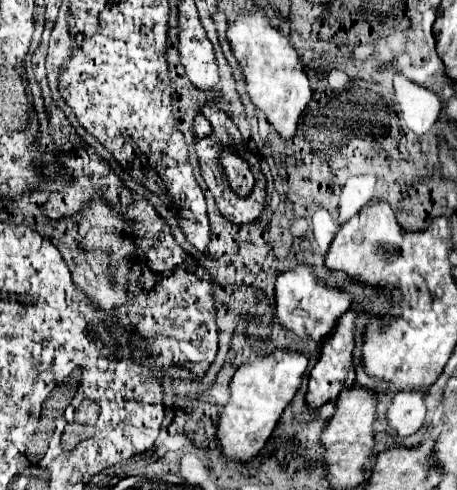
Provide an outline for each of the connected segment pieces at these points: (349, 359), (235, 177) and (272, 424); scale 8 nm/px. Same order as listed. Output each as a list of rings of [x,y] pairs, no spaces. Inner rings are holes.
[[[358,302],[352,304],[352,308],[338,318],[332,334],[328,334],[322,340],[320,360],[310,372],[310,384],[308,384],[308,394],[306,394],[306,402],[312,408],[320,408],[324,402],[336,400],[342,390],[352,388],[354,378],[356,378],[356,372],[354,372],[354,346],[356,346],[354,344],[354,332],[356,332],[356,318],[360,316],[362,310],[364,310],[362,304],[358,304]]]
[[[226,150],[222,154],[222,162],[220,164],[226,170],[230,188],[234,188],[234,192],[238,192],[240,196],[248,196],[252,186],[254,186],[254,176],[252,176],[248,164],[242,158],[238,158],[232,150]]]
[[[276,348],[274,352],[260,356],[254,362],[244,362],[242,366],[238,366],[230,382],[232,396],[228,404],[222,408],[220,424],[218,424],[218,440],[222,452],[228,458],[250,460],[258,456],[258,452],[270,438],[272,430],[276,428],[284,408],[298,392],[306,366],[308,366],[308,356],[304,352],[290,348]]]

